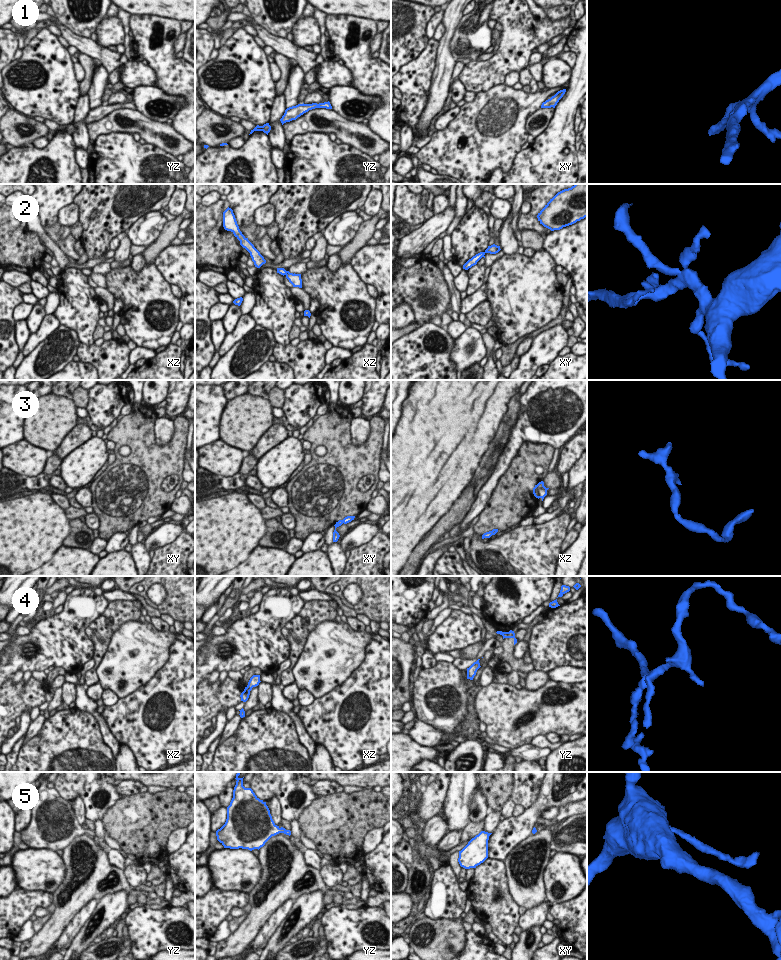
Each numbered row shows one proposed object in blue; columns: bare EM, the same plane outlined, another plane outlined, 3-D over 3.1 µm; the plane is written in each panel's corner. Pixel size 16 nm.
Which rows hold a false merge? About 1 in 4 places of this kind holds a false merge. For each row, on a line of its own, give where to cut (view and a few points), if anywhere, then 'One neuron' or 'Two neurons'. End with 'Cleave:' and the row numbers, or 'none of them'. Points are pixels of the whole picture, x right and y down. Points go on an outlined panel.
1: No split. One neuron
2: Split along xz (288, 271), (285, 274). Two neurons
3: No split. One neuron
4: Split along xz (247, 686), (251, 688). Two neurons
5: No split. One neuron
Cleave: 2, 4

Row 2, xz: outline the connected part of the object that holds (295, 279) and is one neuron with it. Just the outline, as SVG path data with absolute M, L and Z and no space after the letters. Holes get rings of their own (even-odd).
M288 271L288 273L286 274L286 278L293 285L293 287L302 288L301 274L293 274Z

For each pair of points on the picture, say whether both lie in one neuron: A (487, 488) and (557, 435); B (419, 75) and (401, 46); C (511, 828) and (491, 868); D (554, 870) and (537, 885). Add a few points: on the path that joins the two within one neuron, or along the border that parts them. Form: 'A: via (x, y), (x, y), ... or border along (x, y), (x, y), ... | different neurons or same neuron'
A: via (501, 466), (511, 447), (523, 435), (535, 435) | same neuron
B: border along (426, 43), (424, 48), (415, 57), (401, 67) | different neurons
C: border along (488, 857), (503, 861) | different neurons
D: border along (550, 858), (543, 876), (545, 899) | different neurons

